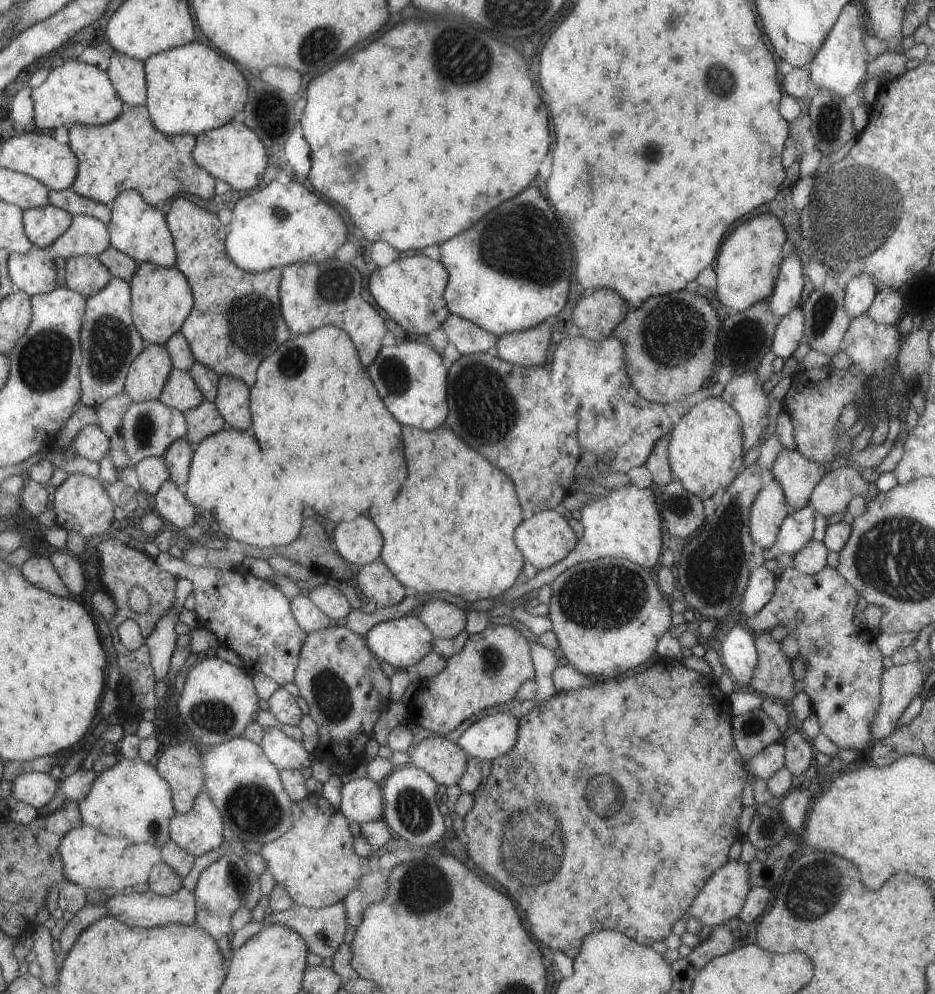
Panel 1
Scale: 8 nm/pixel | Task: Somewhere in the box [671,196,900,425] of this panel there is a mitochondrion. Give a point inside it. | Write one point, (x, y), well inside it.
(823, 311)

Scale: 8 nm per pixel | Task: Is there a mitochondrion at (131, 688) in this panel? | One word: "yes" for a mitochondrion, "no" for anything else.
yes

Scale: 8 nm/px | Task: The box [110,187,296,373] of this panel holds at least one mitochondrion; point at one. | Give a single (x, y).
(253, 327)

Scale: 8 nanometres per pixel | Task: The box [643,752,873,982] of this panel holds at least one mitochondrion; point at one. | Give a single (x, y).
(814, 888)

